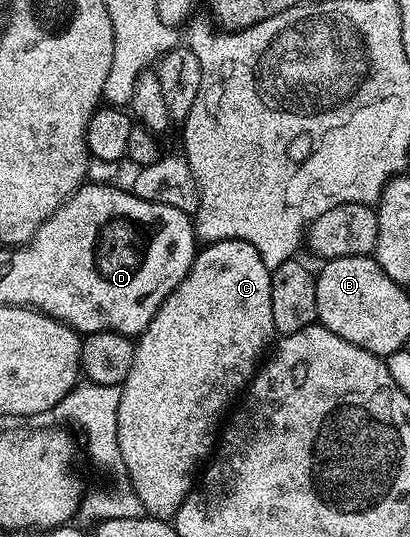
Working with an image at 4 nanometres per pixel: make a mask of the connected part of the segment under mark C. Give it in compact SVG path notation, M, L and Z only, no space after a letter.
M223 239L201 246L186 277L162 301L150 325L135 340L134 365L120 387L117 439L124 472L151 518L175 520L202 464L213 454L222 427L220 414L233 406L232 398L247 388L261 366L276 335L274 313L270 313L271 284L272 272L254 245L241 239Z

